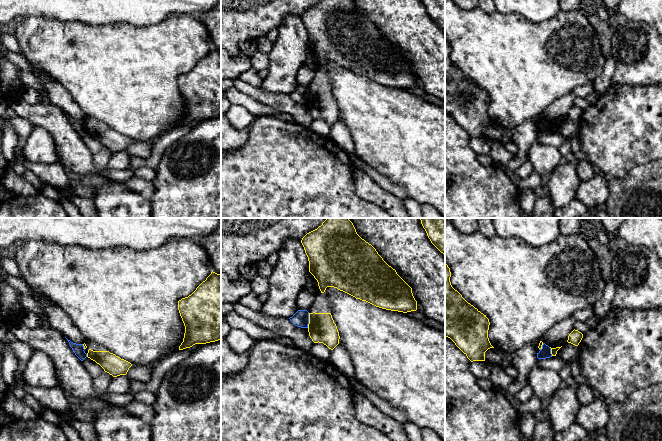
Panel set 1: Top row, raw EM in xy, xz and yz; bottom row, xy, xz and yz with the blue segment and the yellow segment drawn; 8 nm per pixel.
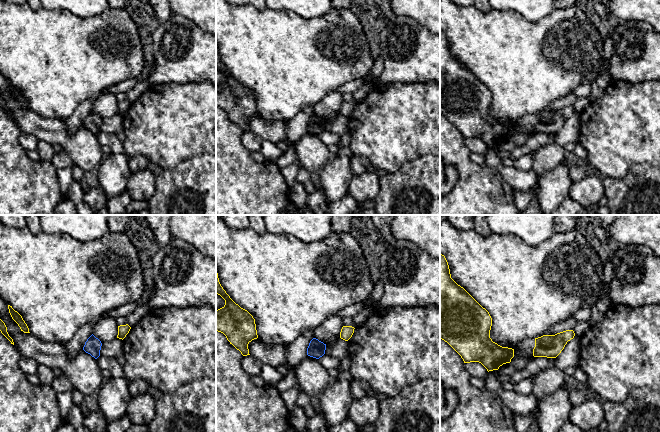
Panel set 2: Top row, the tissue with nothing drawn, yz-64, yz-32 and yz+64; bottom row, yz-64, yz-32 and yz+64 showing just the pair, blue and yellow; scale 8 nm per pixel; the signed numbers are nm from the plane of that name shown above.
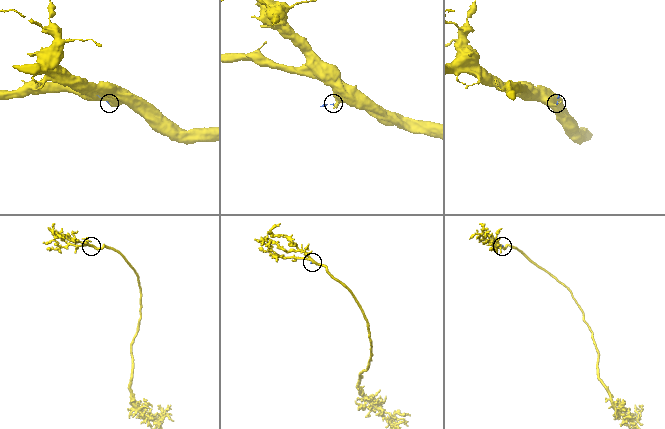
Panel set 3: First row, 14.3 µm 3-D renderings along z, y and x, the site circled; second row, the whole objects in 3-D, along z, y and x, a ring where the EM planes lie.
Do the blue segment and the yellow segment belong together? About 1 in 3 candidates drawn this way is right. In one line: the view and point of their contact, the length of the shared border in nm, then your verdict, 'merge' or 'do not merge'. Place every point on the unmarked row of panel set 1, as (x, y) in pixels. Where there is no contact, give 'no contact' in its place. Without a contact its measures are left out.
xz (308, 96) | 120 nm | do not merge

